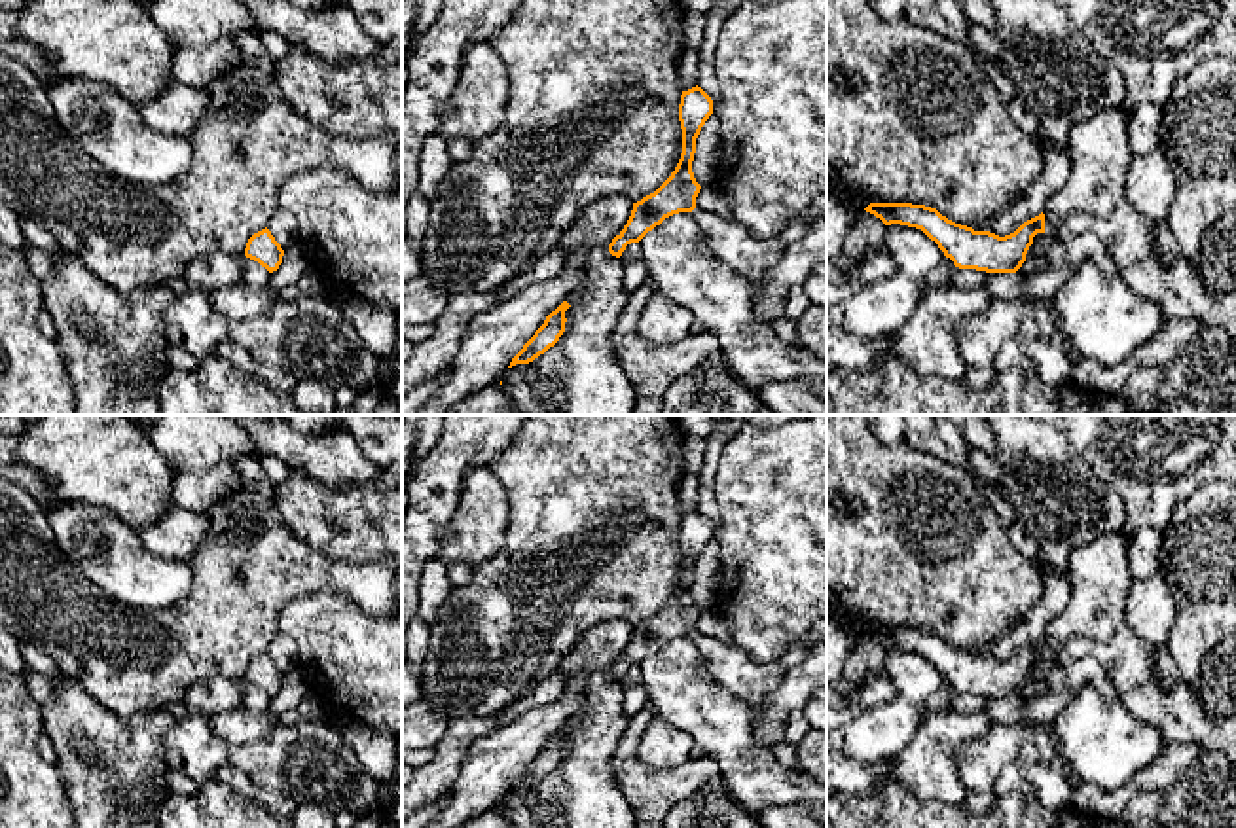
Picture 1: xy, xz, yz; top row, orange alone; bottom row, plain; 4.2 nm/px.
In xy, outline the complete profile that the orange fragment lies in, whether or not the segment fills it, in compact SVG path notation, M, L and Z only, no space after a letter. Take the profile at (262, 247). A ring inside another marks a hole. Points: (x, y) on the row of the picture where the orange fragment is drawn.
M265 227L248 239L245 256L258 261L269 273L273 273L282 263L284 250L275 241L271 231Z

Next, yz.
M870 203L864 210L885 225L900 224L921 229L955 267L986 273L1016 273L1026 261L1033 237L1045 233L1043 212L1024 222L1014 233L999 237L955 224L925 205Z

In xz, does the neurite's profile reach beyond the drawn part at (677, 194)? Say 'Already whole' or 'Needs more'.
Already whole

